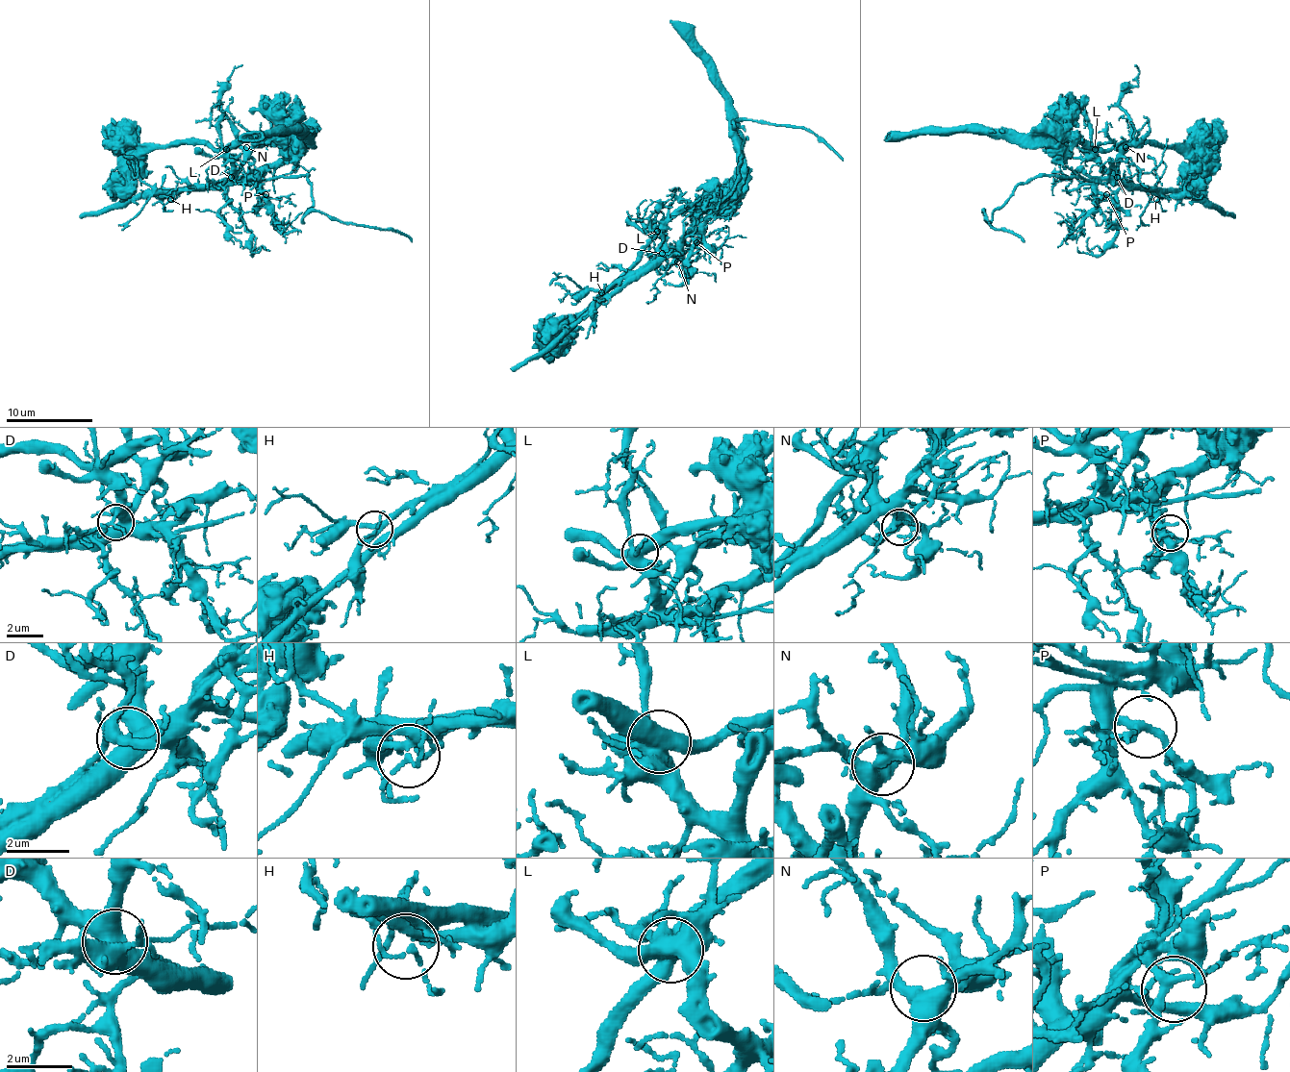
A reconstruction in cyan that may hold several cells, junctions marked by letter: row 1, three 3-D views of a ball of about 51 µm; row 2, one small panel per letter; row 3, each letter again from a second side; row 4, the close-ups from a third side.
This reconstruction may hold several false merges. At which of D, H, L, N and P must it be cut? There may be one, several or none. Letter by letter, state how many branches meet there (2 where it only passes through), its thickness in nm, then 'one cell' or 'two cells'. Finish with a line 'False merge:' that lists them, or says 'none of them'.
D: branches 3; calibre 500 nm; one cell
H: branches 6; calibre 190 nm; one cell
L: branches 6; calibre 600 nm; two cells
N: branches 5; calibre 360 nm; one cell
P: branches 3; calibre 240 nm; one cell
False merge: L

